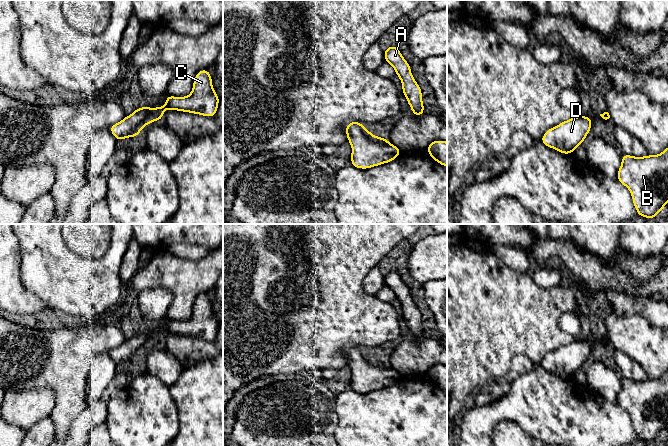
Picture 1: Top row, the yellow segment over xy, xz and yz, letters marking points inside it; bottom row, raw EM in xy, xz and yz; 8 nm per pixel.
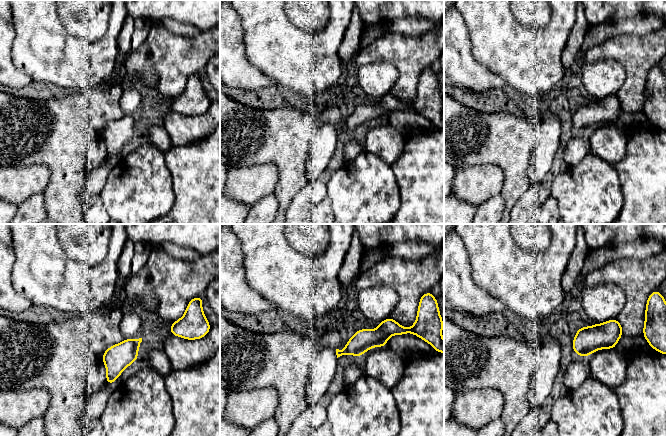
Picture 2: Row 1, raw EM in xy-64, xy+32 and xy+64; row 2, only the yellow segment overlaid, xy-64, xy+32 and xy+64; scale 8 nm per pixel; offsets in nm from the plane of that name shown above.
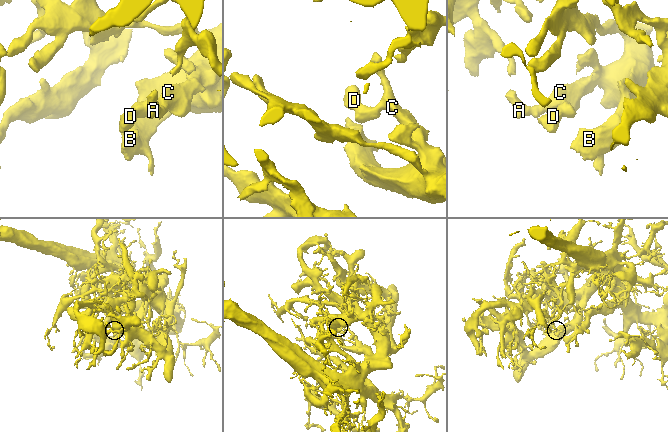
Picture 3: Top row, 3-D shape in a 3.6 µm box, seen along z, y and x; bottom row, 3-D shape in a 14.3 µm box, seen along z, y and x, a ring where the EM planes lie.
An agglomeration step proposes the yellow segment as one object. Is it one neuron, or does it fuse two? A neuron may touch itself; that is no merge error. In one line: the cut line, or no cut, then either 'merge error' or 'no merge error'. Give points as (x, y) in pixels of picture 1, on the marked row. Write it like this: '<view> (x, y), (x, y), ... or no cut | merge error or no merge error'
no cut | no merge error

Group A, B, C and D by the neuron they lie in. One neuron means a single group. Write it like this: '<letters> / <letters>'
A B C D

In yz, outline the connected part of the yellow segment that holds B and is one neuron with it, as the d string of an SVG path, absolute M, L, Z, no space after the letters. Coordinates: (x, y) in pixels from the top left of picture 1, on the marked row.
M668 147L659 155L635 157L622 154L622 163L616 179L630 190L639 216L656 218L668 202Z

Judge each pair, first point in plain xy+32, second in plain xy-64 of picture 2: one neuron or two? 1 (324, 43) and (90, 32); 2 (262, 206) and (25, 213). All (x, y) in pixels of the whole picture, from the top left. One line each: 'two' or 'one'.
1: two
2: one

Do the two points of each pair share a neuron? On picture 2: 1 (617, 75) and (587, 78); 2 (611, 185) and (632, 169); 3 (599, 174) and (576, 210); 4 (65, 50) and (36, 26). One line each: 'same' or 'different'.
1: same
2: different
3: same
4: same

